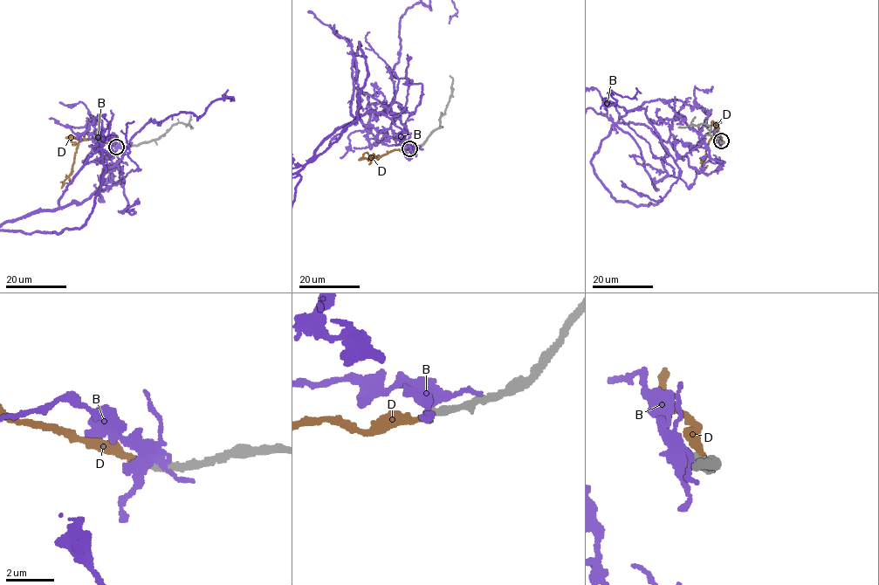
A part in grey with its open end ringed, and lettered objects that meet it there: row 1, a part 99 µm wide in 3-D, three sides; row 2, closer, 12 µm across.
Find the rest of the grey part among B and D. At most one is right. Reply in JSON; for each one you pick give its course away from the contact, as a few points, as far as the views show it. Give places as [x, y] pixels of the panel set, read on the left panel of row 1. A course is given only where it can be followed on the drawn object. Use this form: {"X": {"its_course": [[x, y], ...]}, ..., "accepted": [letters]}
{"accepted": []}

